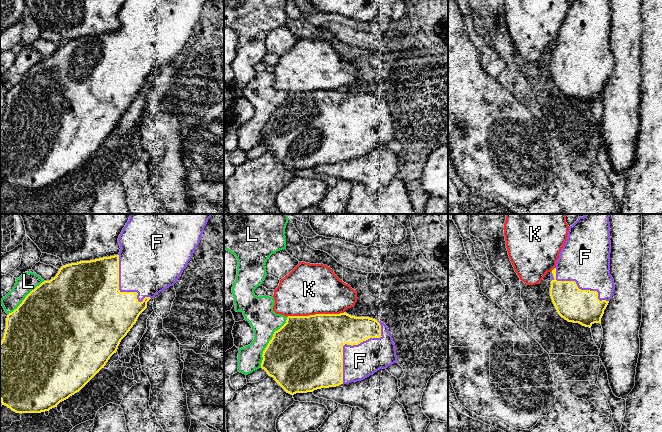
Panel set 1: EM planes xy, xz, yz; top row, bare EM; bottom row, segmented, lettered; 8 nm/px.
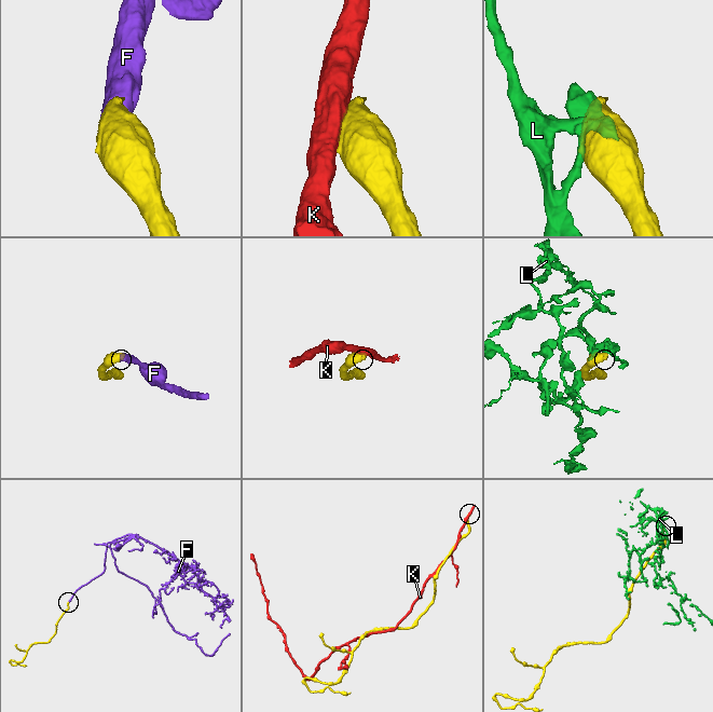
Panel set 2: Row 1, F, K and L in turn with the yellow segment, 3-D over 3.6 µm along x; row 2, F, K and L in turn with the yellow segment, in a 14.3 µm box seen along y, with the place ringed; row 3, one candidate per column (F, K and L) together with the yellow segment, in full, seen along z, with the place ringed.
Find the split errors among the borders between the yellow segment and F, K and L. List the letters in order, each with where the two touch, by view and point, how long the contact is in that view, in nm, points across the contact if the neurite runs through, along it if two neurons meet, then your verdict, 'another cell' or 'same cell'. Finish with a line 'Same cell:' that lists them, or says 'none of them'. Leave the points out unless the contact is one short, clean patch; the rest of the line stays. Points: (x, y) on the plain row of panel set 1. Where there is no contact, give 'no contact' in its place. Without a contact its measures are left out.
F: xz (351, 121) | 600 nm | same cell
K: xz (315, 90) | 460 nm | another cell
L: xz (269, 118) | 460 nm | another cell
Same cell: F

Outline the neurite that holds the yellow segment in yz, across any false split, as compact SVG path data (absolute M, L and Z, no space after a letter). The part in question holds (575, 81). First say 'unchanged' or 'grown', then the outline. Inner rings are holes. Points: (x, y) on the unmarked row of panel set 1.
grown; M573 0L569 3L567 16L565 17L563 24L560 27L559 34L556 38L556 43L551 47L551 63L550 72L552 78L558 88L558 90L567 96L568 98L579 99L582 102L589 103L594 99L601 100L601 94L604 90L609 76L612 74L615 60L612 52L610 51L610 29L611 29L611 17L610 17L610 0Z

